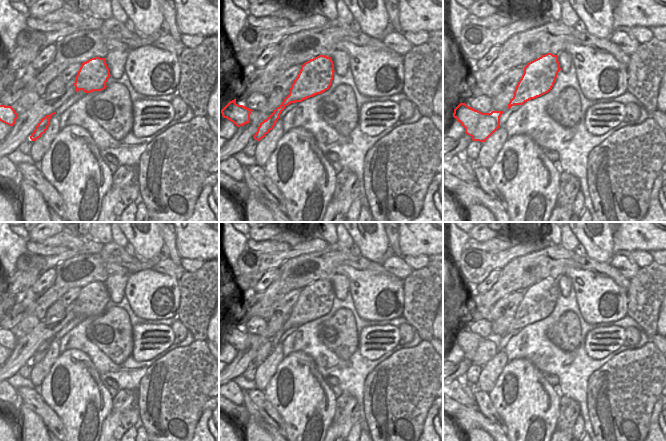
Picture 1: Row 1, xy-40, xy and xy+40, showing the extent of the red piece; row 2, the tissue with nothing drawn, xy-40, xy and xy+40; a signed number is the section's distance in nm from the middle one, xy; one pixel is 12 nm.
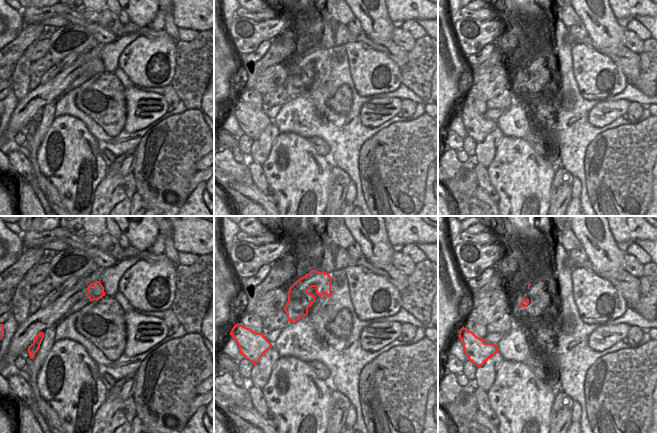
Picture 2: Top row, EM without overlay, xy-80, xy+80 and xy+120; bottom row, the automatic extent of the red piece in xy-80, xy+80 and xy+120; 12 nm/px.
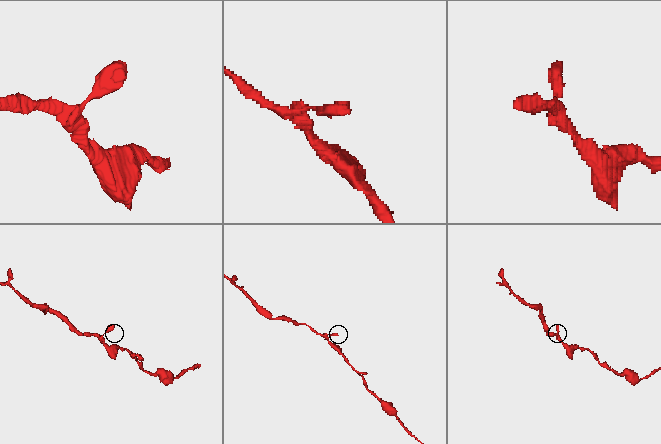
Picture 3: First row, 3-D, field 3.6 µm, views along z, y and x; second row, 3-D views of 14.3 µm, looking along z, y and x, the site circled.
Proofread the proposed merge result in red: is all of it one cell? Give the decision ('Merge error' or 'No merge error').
No merge error

